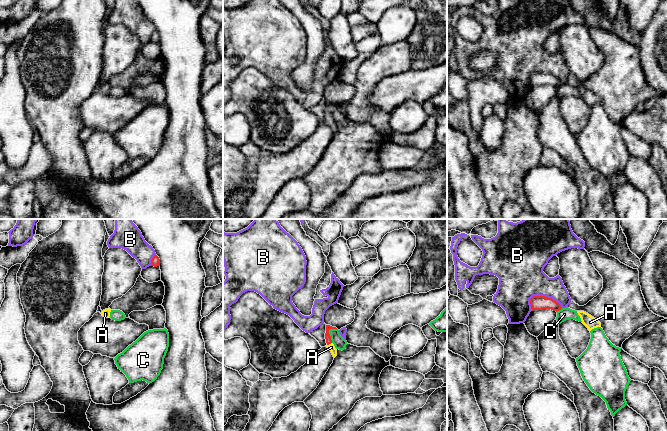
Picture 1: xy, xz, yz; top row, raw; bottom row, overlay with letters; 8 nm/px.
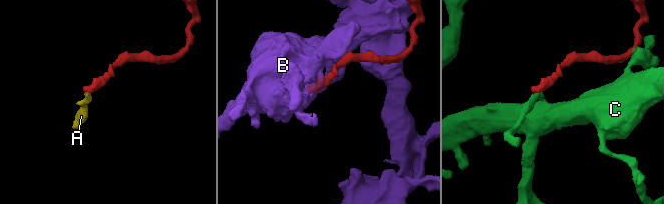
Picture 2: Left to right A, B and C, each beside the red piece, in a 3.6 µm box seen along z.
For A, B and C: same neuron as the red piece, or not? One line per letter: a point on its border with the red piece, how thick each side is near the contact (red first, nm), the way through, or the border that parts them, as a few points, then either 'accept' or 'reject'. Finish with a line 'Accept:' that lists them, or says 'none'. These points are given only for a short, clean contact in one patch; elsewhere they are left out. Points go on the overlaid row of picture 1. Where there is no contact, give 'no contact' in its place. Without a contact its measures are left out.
A: meets red in xz at (329, 343); 50 nm thick on the red side, 60 nm on the other; runs through xz (327, 336), (329, 343), (331, 347); accept
B: meets red in yz at (546, 297); 110 nm thick on the red side, 340 nm on the other; reject
C: meets red in xz at (328, 333); 50 nm thick on the red side, 100 nm on the other; border along xz (336, 328), (329, 330), (332, 342); reject
Accept: A

